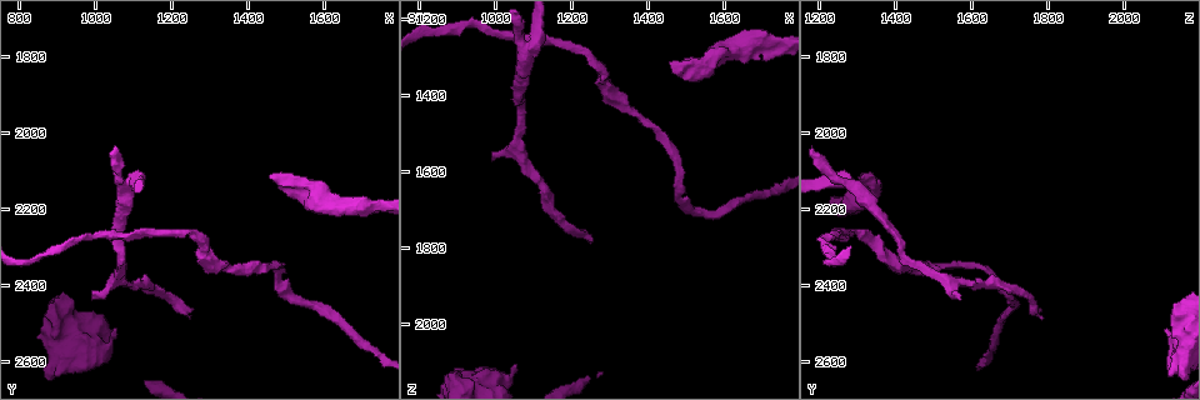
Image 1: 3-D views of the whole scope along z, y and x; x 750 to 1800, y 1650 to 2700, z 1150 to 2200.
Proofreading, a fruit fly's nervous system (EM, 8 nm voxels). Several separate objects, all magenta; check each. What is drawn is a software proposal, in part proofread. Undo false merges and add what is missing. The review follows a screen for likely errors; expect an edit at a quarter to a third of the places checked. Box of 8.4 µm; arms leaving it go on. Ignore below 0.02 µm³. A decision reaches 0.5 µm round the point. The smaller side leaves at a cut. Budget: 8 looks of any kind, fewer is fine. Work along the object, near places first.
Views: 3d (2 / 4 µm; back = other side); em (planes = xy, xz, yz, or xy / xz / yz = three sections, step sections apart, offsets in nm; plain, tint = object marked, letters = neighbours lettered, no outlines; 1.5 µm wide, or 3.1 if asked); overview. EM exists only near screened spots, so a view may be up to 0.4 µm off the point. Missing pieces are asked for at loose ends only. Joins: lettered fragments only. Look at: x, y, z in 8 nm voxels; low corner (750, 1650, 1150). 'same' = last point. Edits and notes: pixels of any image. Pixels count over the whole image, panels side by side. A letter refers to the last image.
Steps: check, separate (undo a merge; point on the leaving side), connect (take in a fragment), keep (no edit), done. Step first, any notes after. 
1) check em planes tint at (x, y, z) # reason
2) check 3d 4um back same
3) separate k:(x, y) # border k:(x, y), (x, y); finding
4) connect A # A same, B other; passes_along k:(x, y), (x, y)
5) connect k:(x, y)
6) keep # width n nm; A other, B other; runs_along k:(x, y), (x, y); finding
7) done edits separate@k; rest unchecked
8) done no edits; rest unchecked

check em planes letters at (995, 2435, 1580) # an open end

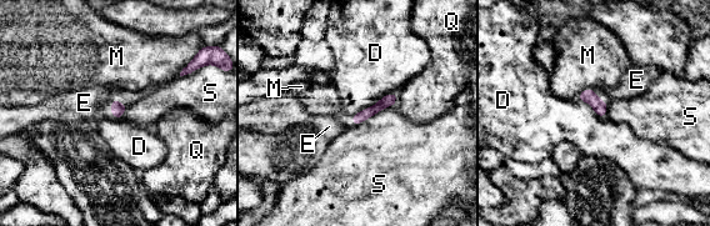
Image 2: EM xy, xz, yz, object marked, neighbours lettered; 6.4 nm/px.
keep # D other, E other, M other, Q other, S other; runs_along 2:(393, 96), (354, 121); no lettered fragment goes on from it

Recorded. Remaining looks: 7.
check em xy step 8 letters at (1055, 2525, 2110) # free end

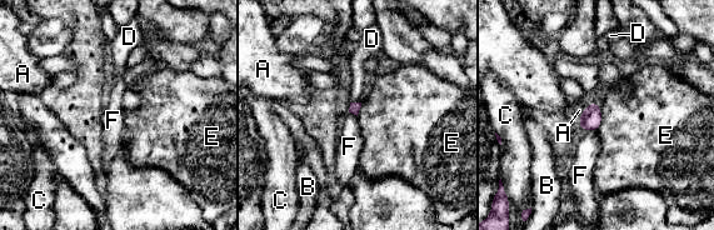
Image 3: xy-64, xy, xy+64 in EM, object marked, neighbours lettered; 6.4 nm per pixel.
check em planes letters same # another direction

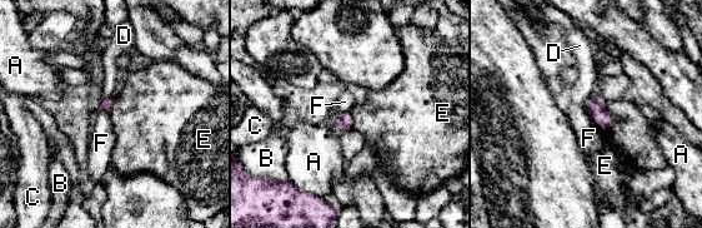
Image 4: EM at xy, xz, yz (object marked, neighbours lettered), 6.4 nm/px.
keep # A other, B other, C other, D other, E other, F other; border 4:(587, 108), (597, 124), (611, 129); no lettered fragment goes on from it

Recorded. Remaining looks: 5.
check 3d 4um at (1245, 2480, 1790) # thin end

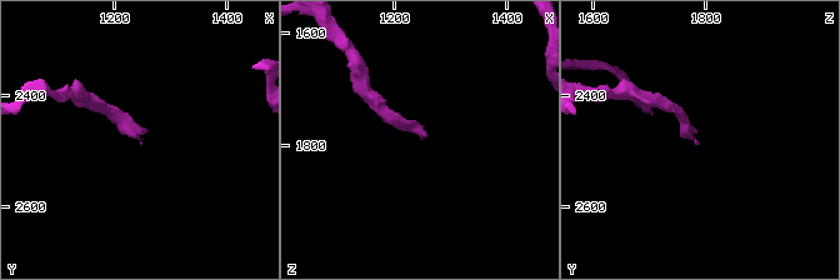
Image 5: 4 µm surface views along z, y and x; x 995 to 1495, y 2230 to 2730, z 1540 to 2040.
check em planes letters at (1255, 2485, 1790)

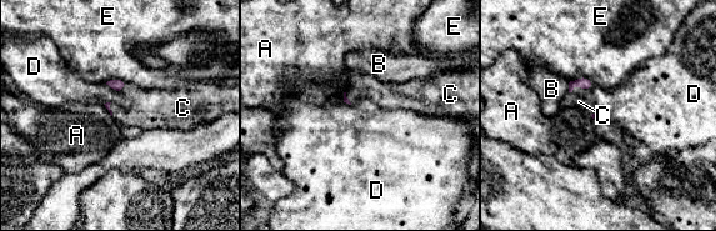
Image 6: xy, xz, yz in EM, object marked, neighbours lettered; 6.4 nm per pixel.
connect C # longest_contact E 180 nm; A other, B other, C same, D other, E other; it goes on there

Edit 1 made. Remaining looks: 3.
done edits connect@6; rest unchecked

